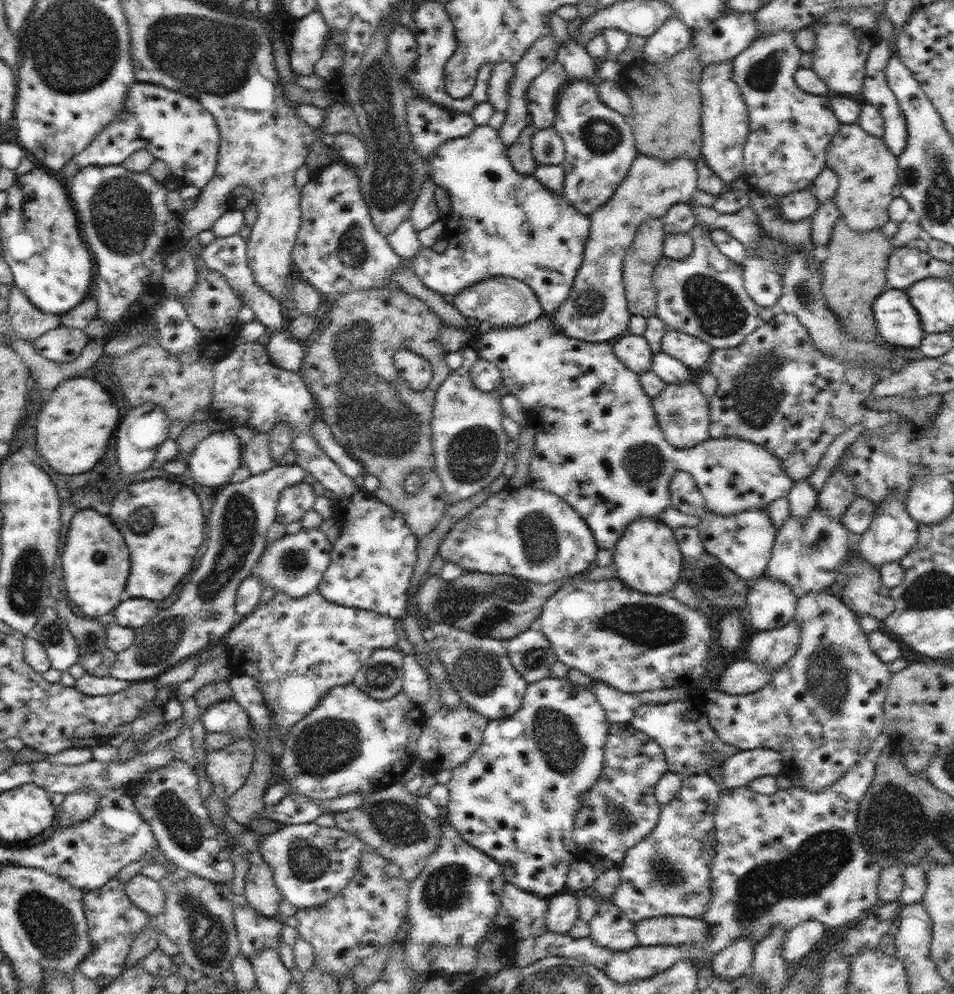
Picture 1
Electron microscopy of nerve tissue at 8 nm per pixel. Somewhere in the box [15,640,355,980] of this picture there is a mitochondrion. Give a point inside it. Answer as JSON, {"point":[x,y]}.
{"point":[207,933]}

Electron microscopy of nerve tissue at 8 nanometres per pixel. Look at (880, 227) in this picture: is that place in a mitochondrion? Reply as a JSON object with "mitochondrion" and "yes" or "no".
{"mitochondrion":"no"}

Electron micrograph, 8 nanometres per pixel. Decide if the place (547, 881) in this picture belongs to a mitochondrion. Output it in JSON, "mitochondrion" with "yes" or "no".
{"mitochondrion":"no"}

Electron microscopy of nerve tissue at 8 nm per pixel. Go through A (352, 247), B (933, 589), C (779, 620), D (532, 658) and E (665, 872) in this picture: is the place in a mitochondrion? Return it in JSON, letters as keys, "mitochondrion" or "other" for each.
{"A":"mitochondrion","B":"mitochondrion","C":"other","D":"mitochondrion","E":"mitochondrion"}

